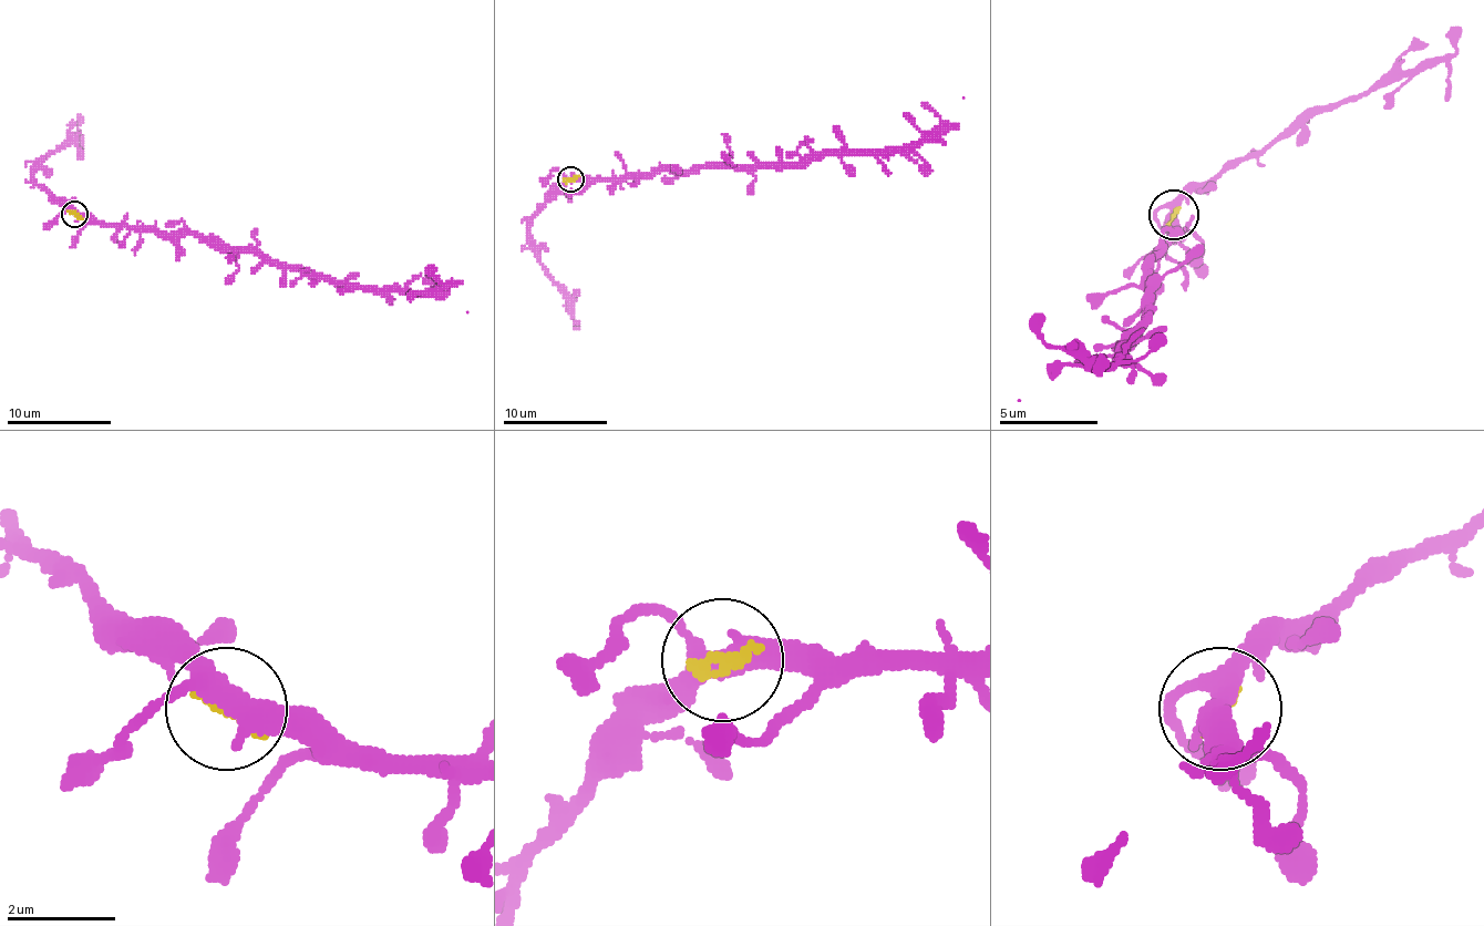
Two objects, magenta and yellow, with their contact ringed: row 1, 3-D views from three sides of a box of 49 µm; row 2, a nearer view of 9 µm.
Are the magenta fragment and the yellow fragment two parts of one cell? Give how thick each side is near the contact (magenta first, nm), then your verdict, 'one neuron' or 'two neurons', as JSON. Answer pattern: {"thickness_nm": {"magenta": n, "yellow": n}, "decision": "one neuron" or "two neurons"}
{"thickness_nm": {"magenta": 380, "yellow": 150}, "decision": "one neuron"}

